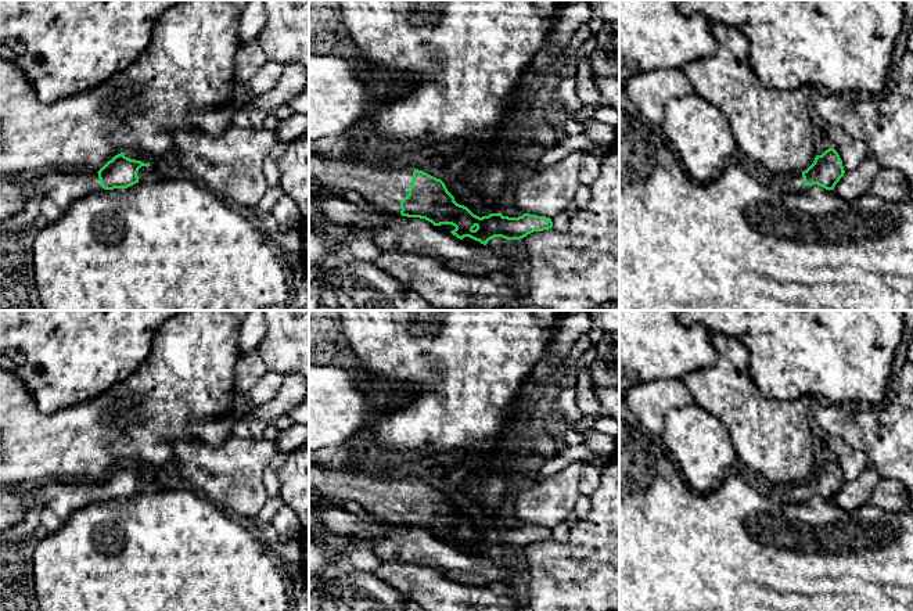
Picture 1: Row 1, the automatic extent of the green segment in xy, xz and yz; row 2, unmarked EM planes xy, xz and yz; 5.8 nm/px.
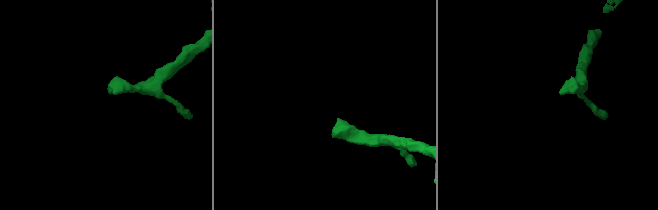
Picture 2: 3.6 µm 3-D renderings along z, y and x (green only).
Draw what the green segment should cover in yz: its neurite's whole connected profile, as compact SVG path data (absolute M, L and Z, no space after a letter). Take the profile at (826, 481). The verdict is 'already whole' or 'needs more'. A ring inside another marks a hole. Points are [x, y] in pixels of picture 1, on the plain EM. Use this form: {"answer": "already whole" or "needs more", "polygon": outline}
{"answer": "needs more", "polygon": "M834 459L816 466L813 474L802 484L794 484L787 493L786 500L805 503L808 496L817 495L826 500L834 500L835 495L844 486L845 481L838 463Z"}

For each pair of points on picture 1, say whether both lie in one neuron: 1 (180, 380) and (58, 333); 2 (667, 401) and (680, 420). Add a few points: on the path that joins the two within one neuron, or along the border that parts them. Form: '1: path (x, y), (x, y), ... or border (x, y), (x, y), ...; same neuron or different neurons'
1: border (154, 334), (147, 359), (117, 385); different neurons
2: border (693, 402), (672, 408), (660, 434); different neurons

